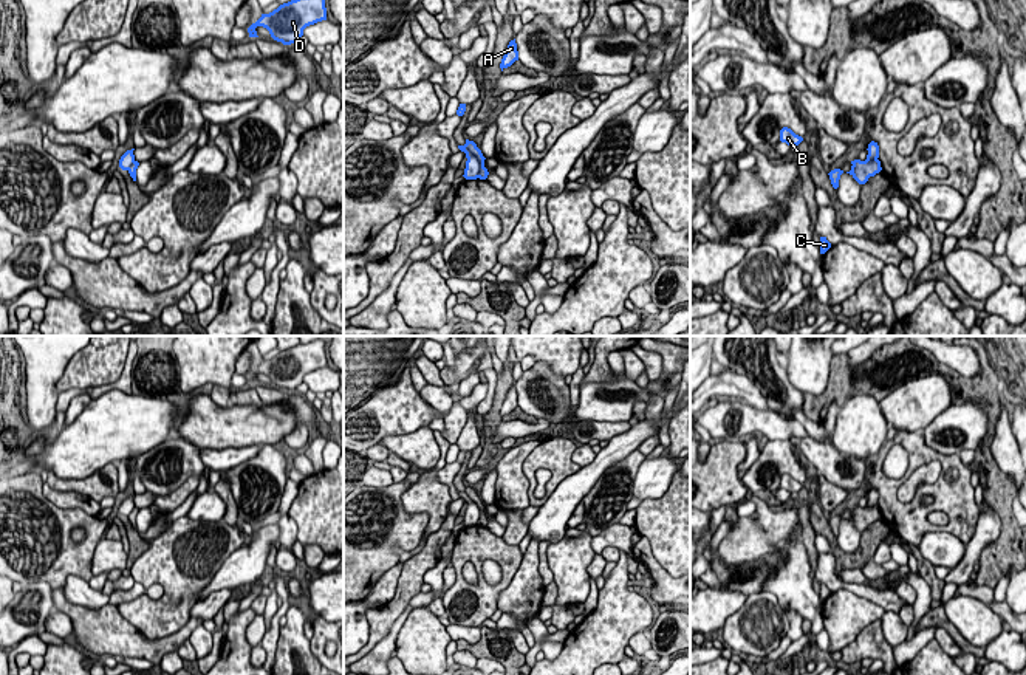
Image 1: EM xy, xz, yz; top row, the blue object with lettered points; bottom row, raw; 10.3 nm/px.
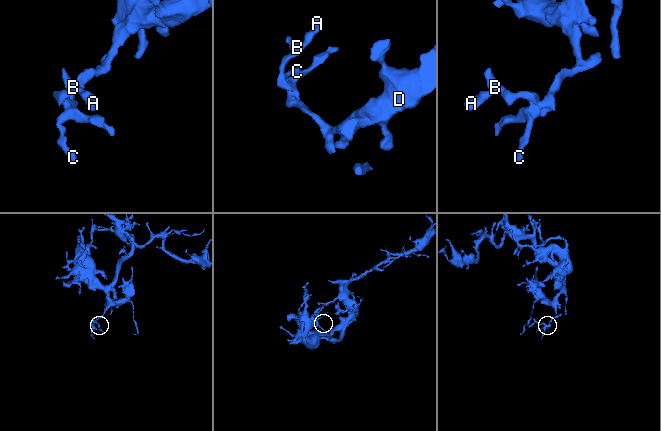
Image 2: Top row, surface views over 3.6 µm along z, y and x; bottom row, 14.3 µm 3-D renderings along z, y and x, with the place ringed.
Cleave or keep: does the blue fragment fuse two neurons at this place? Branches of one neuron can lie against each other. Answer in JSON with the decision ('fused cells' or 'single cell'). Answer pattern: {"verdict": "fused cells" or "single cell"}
{"verdict": "fused cells"}

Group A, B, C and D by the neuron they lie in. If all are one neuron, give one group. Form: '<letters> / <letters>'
A B D / C

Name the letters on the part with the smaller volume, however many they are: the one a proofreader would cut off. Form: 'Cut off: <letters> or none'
Cut off: C

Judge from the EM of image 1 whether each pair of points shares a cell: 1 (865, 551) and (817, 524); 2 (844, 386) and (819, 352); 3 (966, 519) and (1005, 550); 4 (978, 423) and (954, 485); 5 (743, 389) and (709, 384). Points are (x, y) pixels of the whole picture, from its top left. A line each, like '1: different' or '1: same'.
1: same
2: different
3: different
4: different
5: same

